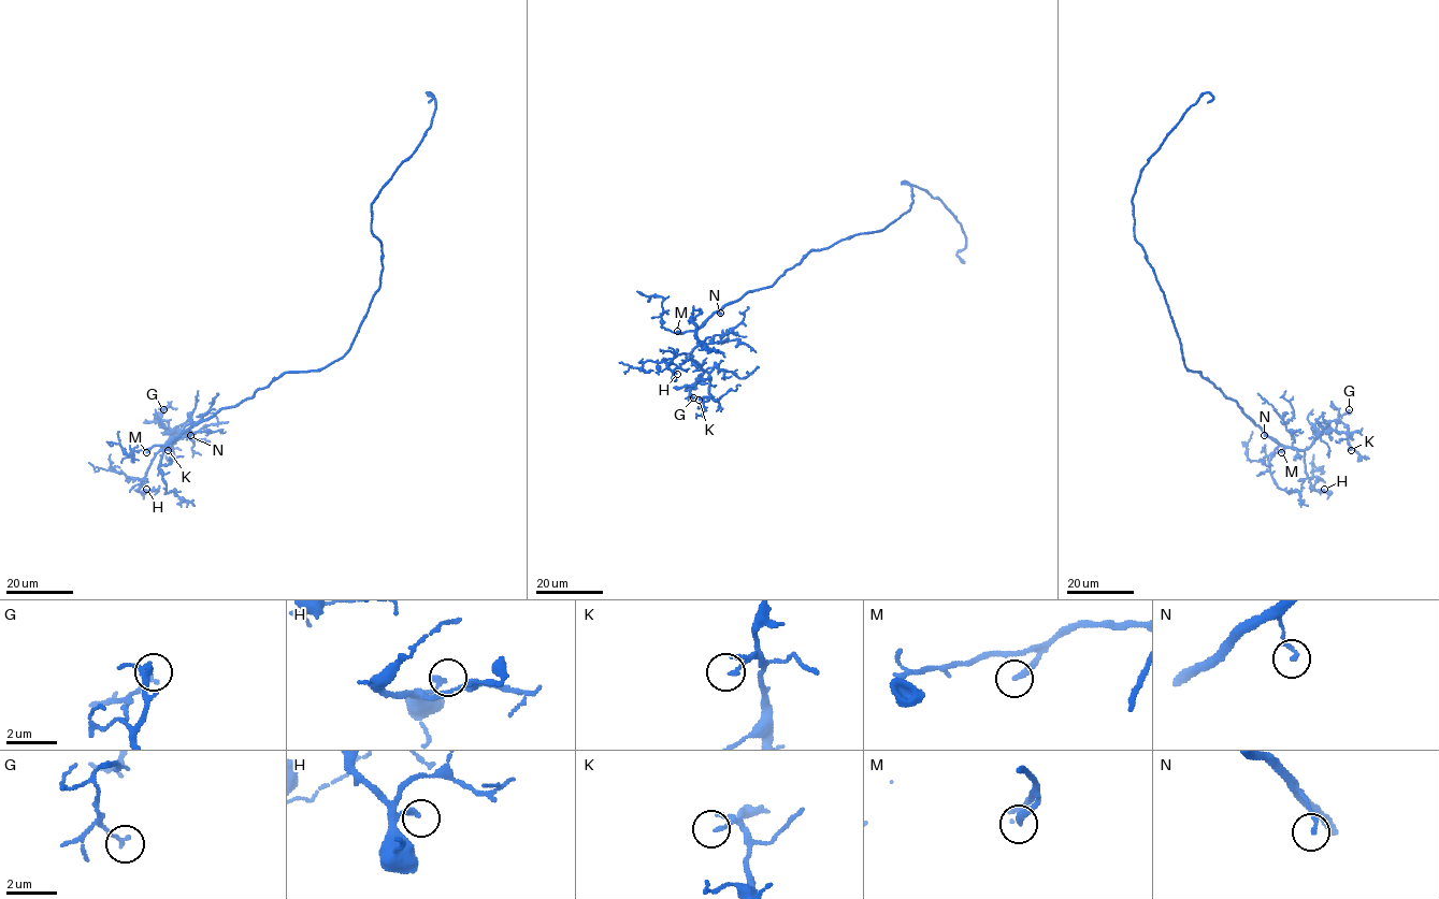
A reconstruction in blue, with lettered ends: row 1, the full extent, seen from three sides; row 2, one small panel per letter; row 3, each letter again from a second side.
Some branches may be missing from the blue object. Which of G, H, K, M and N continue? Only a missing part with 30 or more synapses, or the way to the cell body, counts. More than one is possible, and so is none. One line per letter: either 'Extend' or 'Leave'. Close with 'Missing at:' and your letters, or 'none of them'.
G: Leave
H: Leave
K: Leave
M: Extend
N: Leave
Missing at: M

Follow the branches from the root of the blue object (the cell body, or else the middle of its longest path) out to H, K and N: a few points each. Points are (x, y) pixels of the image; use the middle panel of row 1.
H: (874, 232), (811, 250), (772, 286), (747, 291), (723, 305), (696, 332), (696, 346), (667, 364), (677, 374)
K: (874, 232), (811, 250), (772, 286), (716, 310), (696, 332), (691, 353), (708, 374), (709, 395), (699, 400)
N: (874, 232), (811, 250), (772, 286), (747, 291), (727, 304), (720, 313)

